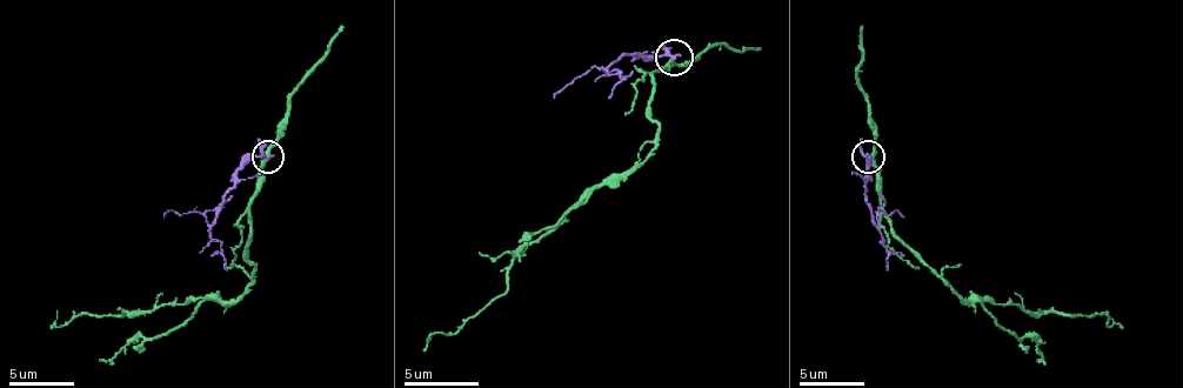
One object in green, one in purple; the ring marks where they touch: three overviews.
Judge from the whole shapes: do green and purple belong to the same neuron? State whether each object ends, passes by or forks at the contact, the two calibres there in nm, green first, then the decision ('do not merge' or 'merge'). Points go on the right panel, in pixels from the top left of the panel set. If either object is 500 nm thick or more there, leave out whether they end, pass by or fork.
green passes by; purple passes by; 240 nm thick on the green side, 170 nm on the other; do not merge

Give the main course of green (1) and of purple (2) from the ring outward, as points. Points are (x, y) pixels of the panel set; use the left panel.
1: (268, 159), (249, 214), (252, 282), (236, 299), (161, 305), (122, 314), (78, 314), (58, 327), (58, 312)
2: (268, 155), (255, 155), (236, 172), (236, 185), (213, 221), (187, 211), (168, 211), (165, 218)

